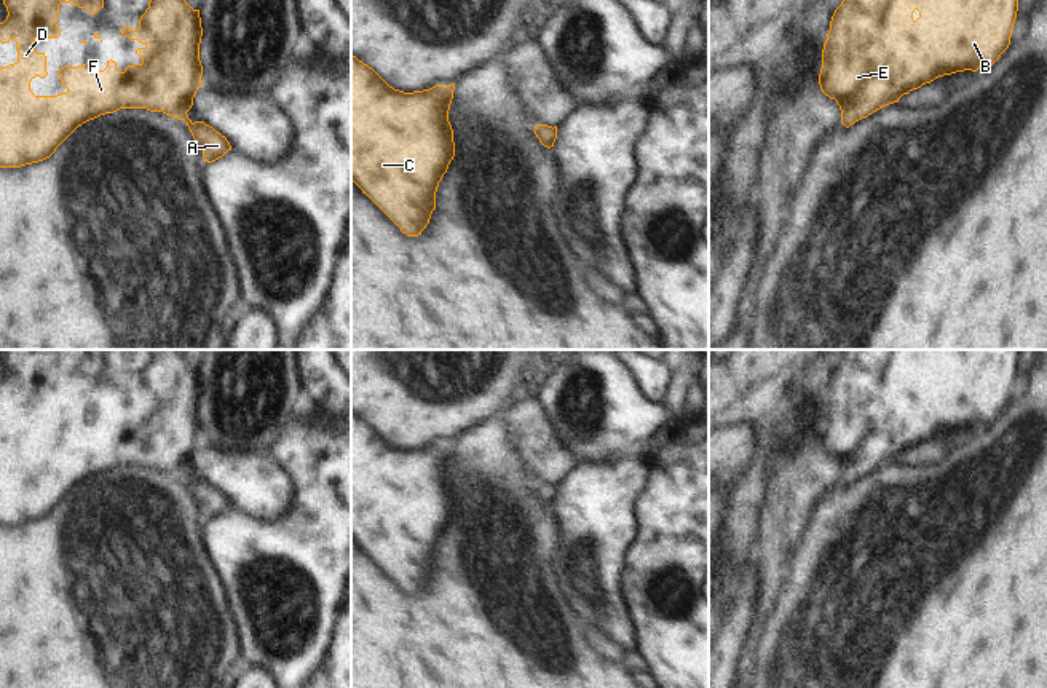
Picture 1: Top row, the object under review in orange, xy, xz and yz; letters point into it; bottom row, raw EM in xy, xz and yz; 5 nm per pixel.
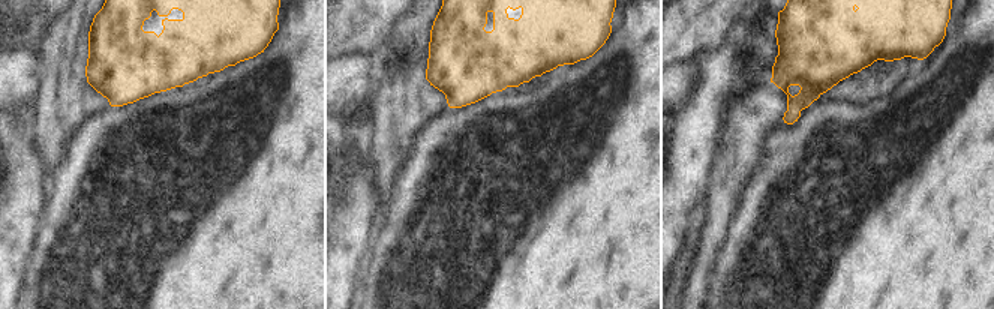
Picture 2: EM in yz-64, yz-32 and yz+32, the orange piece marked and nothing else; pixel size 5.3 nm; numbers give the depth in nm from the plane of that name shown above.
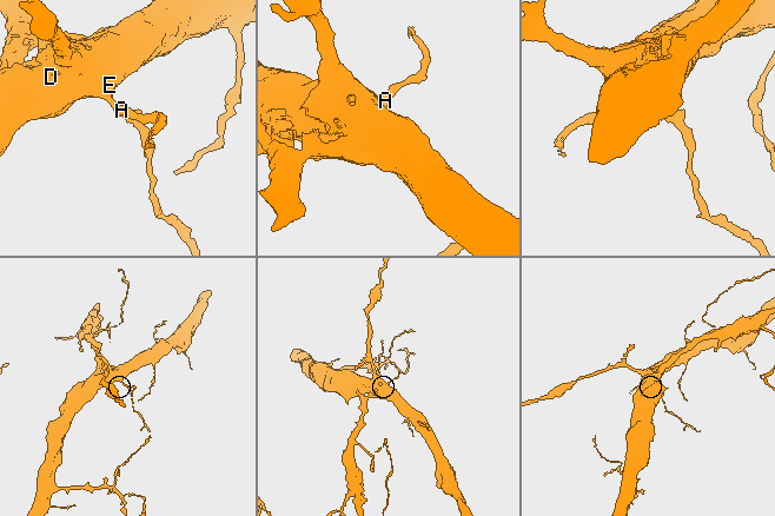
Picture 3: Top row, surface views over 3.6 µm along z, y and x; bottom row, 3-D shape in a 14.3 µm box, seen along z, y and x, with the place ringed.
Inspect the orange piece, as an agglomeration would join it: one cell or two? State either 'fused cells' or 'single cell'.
single cell

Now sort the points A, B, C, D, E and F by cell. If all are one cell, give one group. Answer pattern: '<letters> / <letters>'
A B C D E F

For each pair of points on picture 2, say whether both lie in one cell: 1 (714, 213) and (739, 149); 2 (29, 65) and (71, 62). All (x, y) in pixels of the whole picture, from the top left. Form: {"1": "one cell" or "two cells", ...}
{"1": "one cell", "2": "two cells"}

